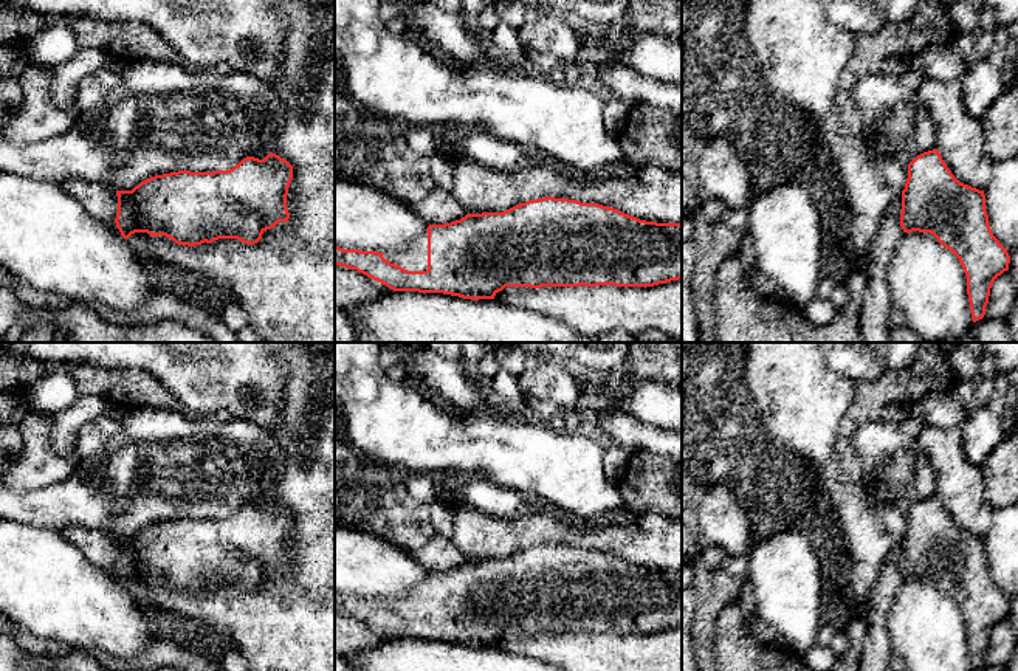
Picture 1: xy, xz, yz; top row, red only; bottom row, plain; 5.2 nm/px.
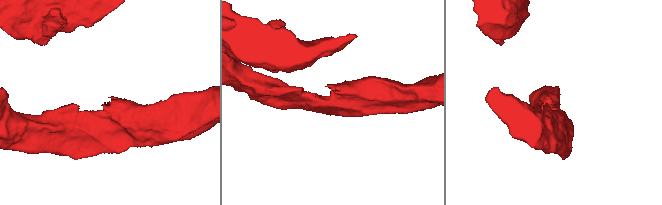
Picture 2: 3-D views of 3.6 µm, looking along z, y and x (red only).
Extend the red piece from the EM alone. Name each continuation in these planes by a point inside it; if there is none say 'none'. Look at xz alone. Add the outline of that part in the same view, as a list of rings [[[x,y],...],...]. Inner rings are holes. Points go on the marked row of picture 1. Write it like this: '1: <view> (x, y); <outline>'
1: xz (414, 258); [[[428,232],[418,236],[408,248],[401,251],[387,251],[383,254],[390,263],[400,265],[408,271],[428,270]]]

